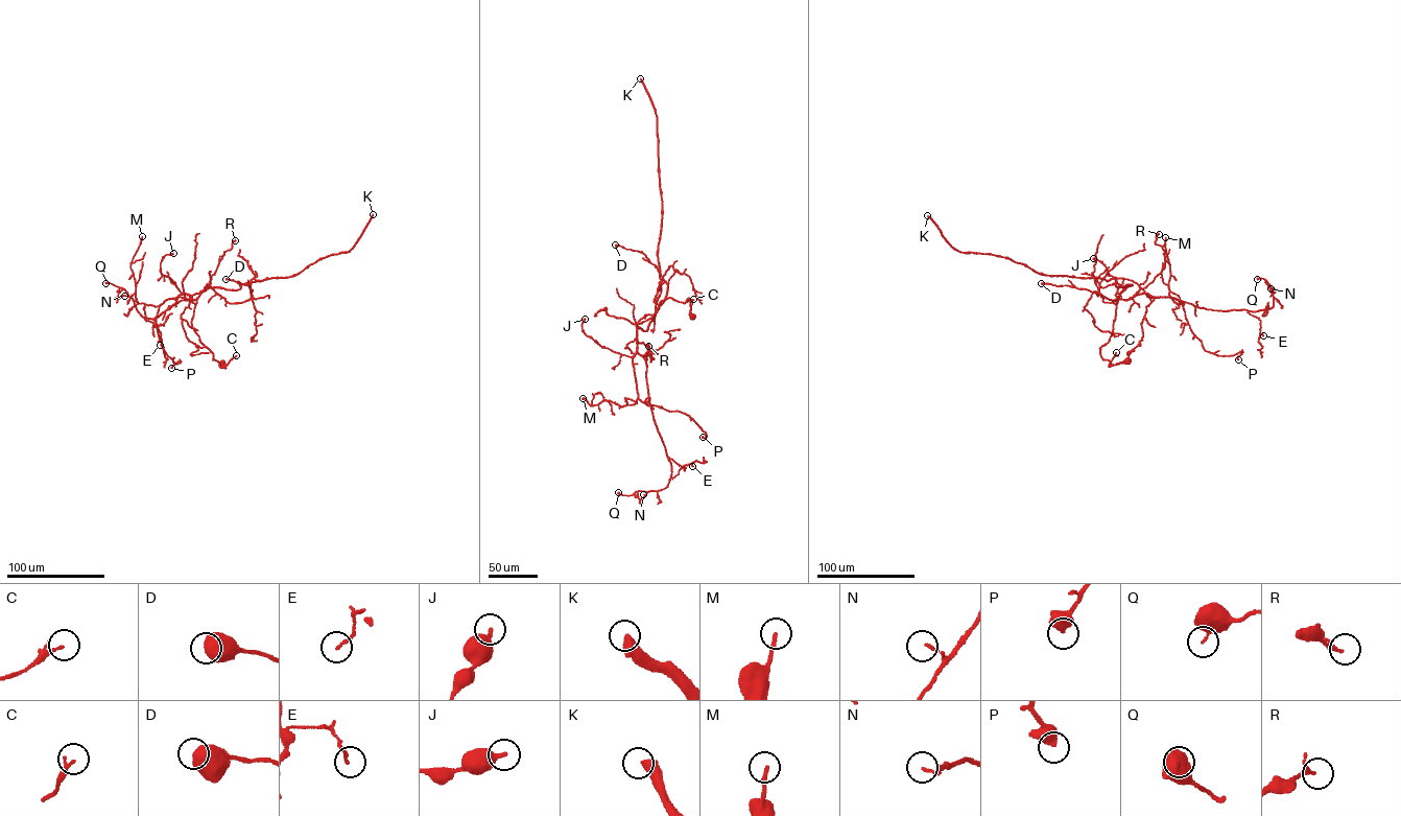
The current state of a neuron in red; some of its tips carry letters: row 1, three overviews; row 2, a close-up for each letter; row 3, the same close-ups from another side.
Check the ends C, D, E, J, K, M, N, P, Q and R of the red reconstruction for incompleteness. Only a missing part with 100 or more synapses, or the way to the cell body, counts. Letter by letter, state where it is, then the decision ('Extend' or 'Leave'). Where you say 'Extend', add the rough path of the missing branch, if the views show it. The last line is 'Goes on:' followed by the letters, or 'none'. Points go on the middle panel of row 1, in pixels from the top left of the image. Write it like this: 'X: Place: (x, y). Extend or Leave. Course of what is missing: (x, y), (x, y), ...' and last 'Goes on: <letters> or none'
C: Place: (693, 299). Leave
D: Place: (615, 245). Leave
E: Place: (692, 466). Leave
J: Place: (585, 319). Leave
K: Place: (640, 78). Extend
M: Place: (583, 398). Leave
N: Place: (643, 494). Leave
P: Place: (703, 437). Leave
Q: Place: (618, 492). Leave
R: Place: (648, 346). Leave
Goes on: K

